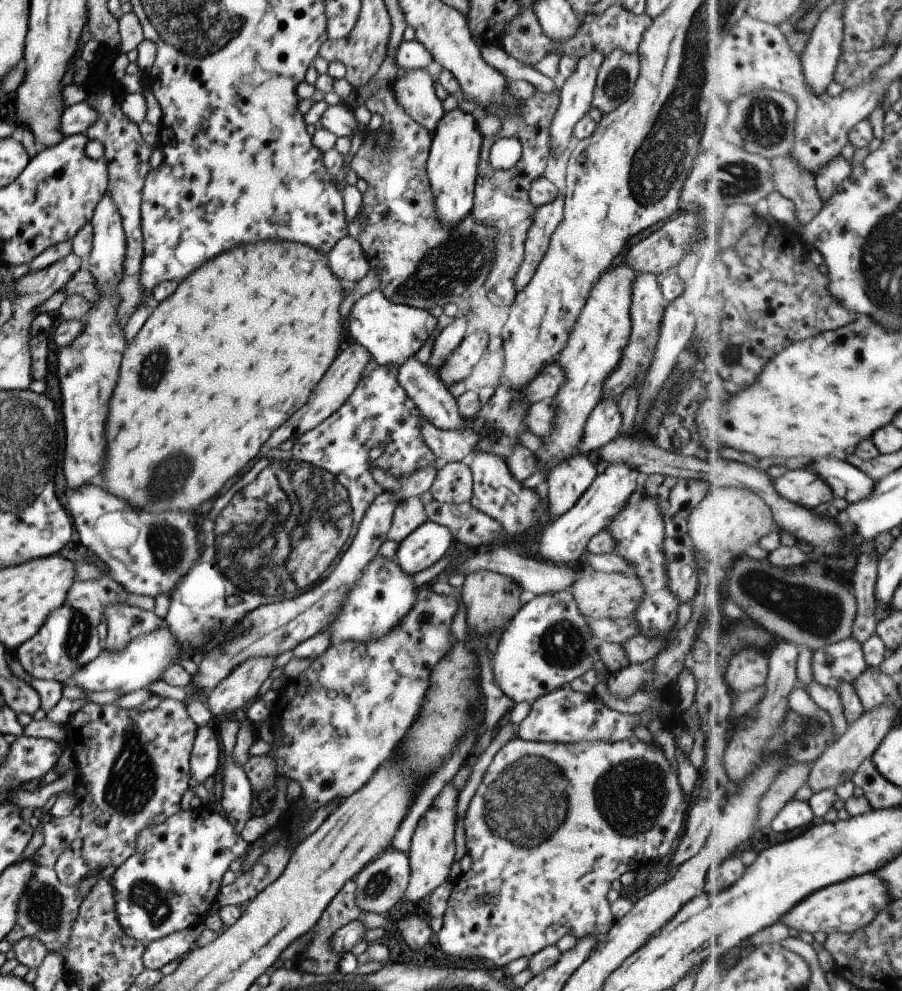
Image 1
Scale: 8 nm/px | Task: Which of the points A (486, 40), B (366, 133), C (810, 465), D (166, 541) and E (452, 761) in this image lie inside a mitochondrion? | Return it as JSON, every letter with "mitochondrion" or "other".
{"A":"other","B":"other","C":"other","D":"mitochondrion","E":"other"}

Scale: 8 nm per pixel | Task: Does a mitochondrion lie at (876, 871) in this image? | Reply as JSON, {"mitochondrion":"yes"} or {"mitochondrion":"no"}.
{"mitochondrion":"no"}

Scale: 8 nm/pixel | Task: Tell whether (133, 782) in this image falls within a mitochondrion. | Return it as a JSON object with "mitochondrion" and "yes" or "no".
{"mitochondrion":"yes"}

